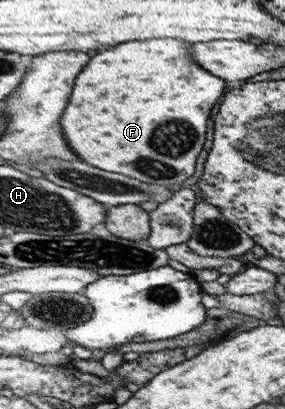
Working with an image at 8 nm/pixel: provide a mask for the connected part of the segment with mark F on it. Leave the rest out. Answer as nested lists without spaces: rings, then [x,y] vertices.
[[[171,38],[135,40],[109,47],[107,52],[97,52],[89,58],[75,76],[67,106],[59,118],[61,134],[81,162],[141,182],[169,187],[179,185],[193,174],[195,160],[205,142],[209,110],[217,98],[223,96],[225,81],[195,66],[189,60],[189,45],[191,43]]]

